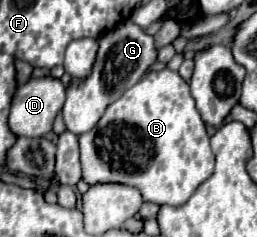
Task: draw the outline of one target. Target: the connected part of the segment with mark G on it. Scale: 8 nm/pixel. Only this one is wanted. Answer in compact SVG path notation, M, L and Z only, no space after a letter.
M126 20L114 30L110 30L106 36L100 38L100 50L92 74L82 80L74 78L66 92L66 104L62 108L66 128L72 130L74 134L84 134L92 130L100 116L104 114L106 106L120 98L128 88L132 88L154 62L156 62L154 40L140 26Z

